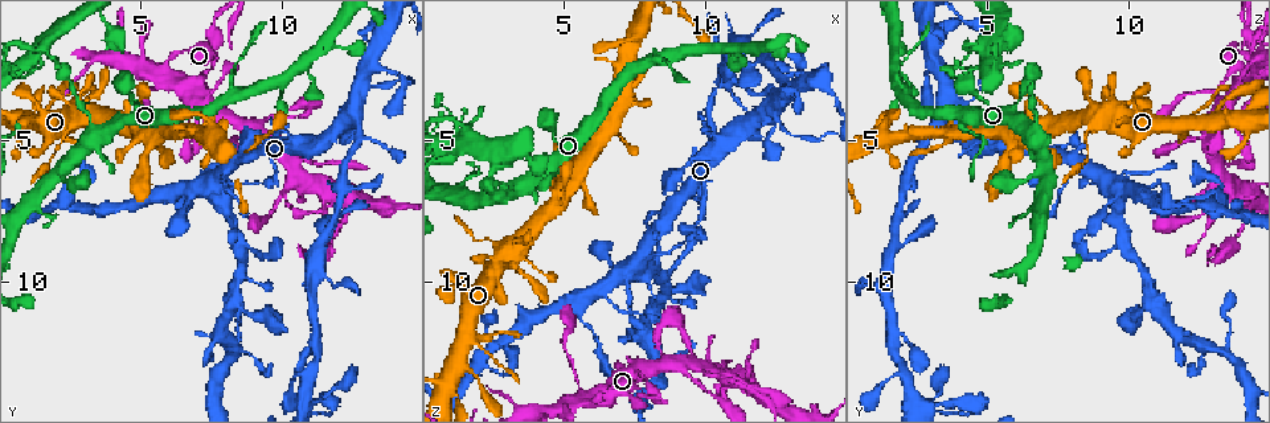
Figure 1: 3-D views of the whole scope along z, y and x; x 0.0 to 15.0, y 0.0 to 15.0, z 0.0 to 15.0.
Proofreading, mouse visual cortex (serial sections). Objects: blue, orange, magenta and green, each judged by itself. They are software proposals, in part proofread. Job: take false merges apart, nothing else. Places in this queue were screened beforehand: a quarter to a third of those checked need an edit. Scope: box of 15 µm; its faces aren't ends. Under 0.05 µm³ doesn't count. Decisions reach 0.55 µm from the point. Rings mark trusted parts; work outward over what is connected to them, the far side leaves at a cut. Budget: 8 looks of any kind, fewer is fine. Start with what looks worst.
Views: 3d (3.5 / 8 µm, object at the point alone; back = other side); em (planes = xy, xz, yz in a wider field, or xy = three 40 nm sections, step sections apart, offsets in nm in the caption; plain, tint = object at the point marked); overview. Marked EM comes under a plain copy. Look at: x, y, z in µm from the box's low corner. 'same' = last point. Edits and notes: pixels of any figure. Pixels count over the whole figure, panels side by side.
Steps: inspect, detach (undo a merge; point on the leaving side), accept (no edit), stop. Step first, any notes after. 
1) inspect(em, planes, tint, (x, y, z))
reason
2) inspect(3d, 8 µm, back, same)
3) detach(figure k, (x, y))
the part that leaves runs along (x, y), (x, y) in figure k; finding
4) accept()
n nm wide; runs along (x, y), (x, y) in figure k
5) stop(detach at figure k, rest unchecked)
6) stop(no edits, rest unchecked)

inspect(3d, 3.5 µm, (8.4, 3.4, 2.2))
three arms meet

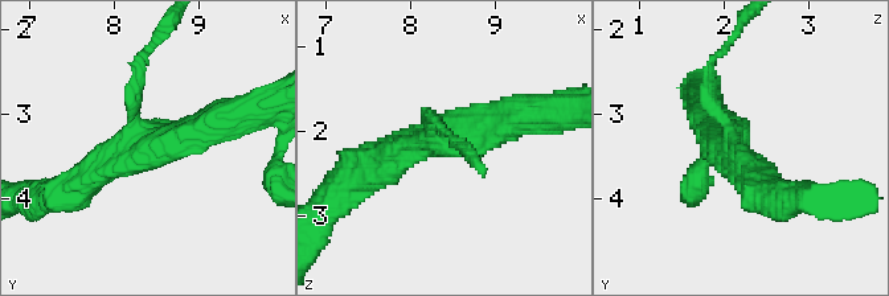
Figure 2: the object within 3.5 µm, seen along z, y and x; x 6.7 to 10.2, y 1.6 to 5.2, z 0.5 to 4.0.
inspect(em, xy, step 3, tint, (8.35, 3.40, 2.10))
3 arms; arms of 150, 450, 450 nm; now the EM

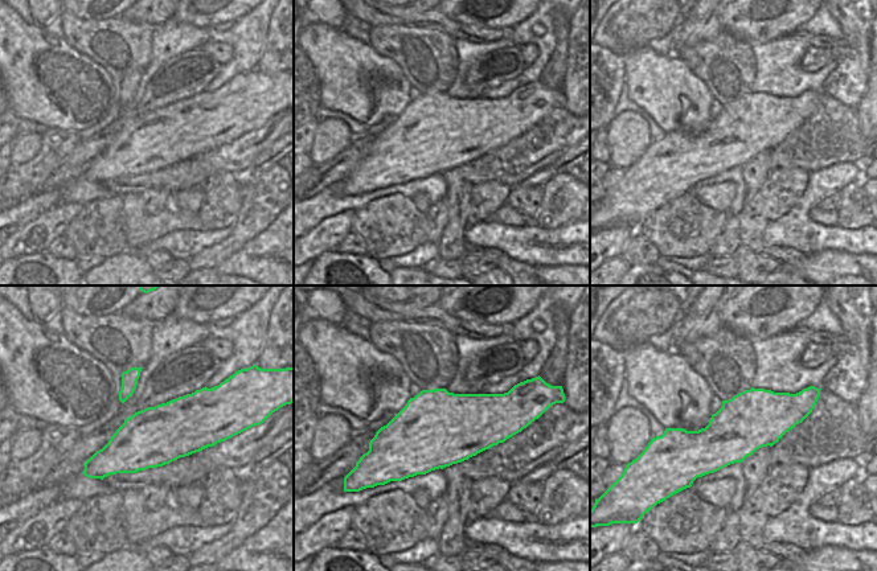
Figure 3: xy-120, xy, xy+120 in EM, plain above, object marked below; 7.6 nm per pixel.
accept()
runs along (73, 186), (109, 163), (218, 122) in figure 2; continuous, no second cell

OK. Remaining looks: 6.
inspect(3d, 8 µm, (6.0, 2.7, 14.2))
thin arm on a thick one

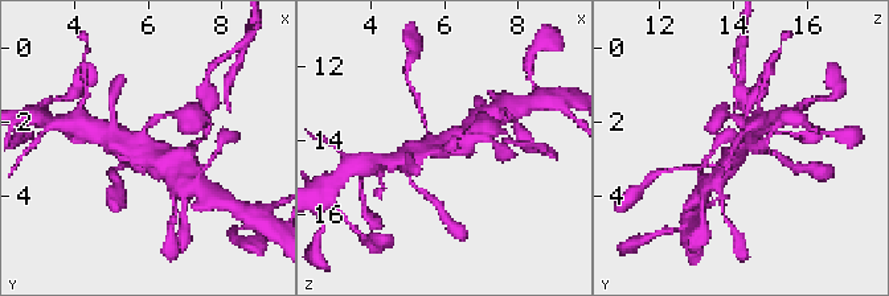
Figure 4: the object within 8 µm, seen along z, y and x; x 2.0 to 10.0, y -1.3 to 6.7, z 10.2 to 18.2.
inspect(3d, 3.5 µm, (6.0, 2.8, 14.2))
closer look

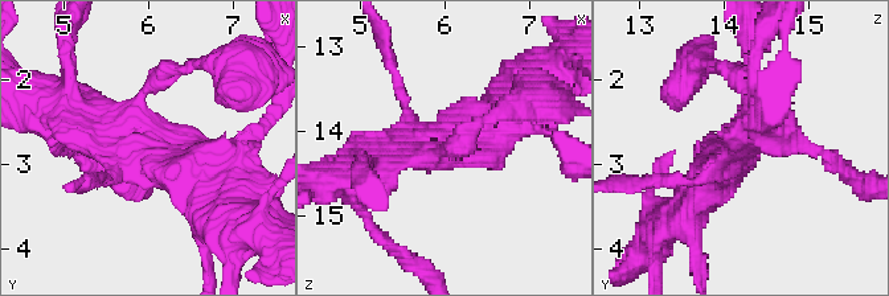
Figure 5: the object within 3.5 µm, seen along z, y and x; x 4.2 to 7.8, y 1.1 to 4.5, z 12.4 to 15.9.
inspect(em, xy, step 3, tint, same)
shape alone is not enough

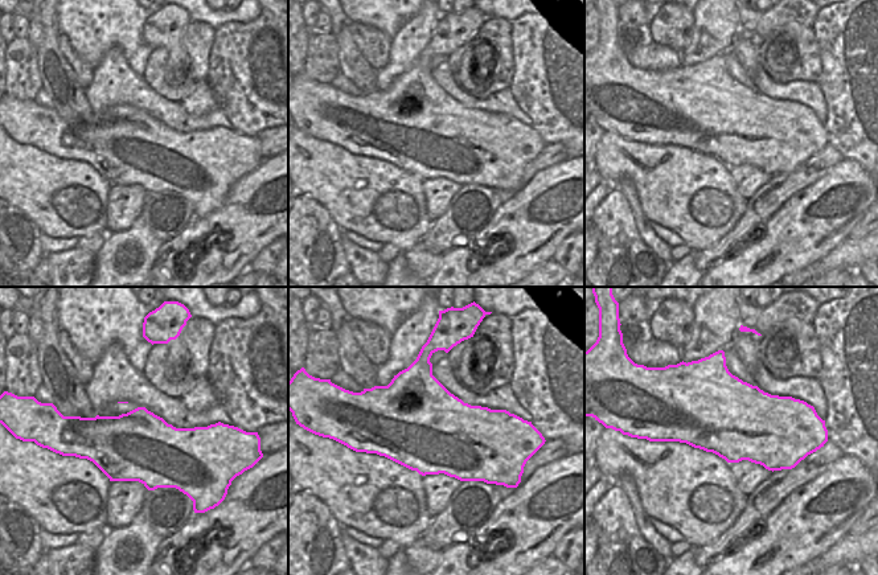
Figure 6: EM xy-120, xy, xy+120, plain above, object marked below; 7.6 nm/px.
accept()
700 nm wide; runs along (166, 72), (138, 99), (138, 132), (207, 197) in figure 5; one cell here

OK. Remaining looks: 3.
inspect(3d, 8 µm, (12.5, 3.9, 3.9))
thick turns thin

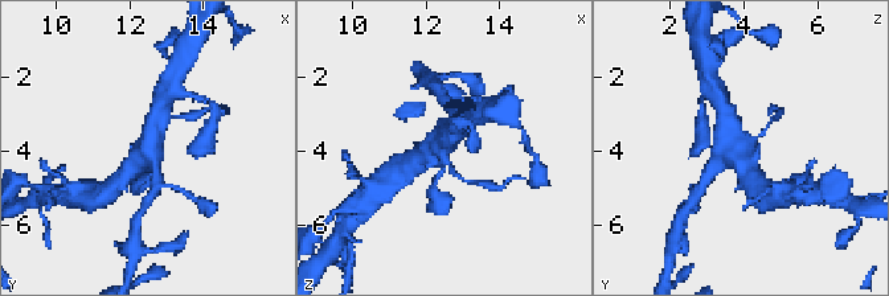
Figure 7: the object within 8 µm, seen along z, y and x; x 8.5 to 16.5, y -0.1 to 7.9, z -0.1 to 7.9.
inspect(3d, 3.5 µm, (12.5, 3.8, 3.9))

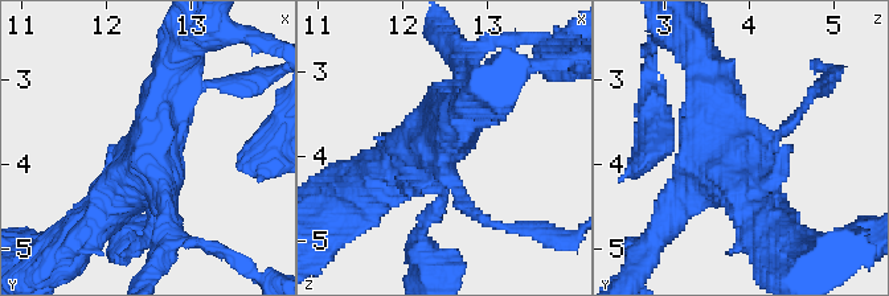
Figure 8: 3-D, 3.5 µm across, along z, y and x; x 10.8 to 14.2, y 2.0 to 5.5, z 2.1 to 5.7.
accept()
runs along (388, 175), (441, 131), (465, 73) in figure 8; one cell here

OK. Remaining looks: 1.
stop(no edits, rest unchecked)

